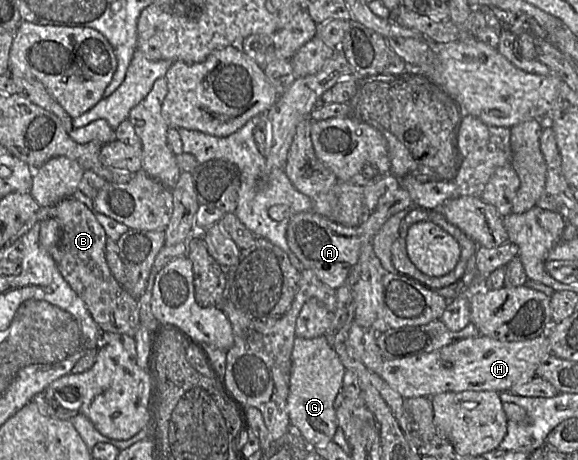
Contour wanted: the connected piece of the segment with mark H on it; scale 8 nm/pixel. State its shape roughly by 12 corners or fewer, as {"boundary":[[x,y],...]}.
{"boundary":[[467,338],[383,361],[403,399],[510,391],[535,377],[548,338]]}

